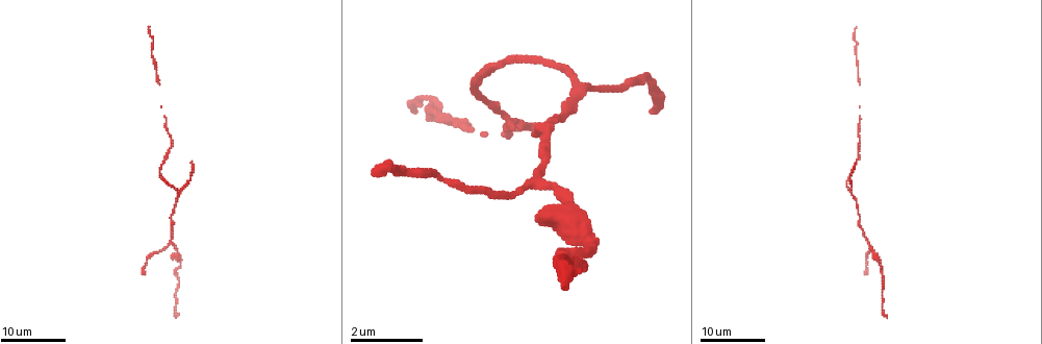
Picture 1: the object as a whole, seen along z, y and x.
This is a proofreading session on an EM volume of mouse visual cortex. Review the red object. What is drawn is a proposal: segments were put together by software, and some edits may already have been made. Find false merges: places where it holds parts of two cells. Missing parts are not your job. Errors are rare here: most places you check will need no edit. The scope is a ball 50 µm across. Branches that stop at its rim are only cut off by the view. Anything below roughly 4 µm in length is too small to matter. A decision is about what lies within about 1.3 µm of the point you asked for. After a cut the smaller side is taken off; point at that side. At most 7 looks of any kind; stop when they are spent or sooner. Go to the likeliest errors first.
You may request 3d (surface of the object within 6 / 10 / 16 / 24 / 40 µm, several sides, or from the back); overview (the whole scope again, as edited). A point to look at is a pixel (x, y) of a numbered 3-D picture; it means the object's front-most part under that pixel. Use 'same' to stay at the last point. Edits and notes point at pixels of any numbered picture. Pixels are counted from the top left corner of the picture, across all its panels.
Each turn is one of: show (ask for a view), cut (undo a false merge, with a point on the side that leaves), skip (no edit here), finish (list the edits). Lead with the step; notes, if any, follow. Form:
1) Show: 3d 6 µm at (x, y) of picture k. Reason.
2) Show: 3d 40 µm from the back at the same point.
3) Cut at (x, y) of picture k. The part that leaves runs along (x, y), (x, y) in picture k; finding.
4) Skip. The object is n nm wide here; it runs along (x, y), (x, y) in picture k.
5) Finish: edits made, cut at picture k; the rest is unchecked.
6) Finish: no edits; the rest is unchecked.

Show: 3d 16 µm at (587, 86) of picture 1.

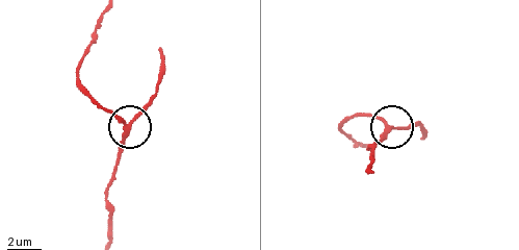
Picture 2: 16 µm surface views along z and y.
Show: 3d 6 µm at (389, 128) of picture 2.

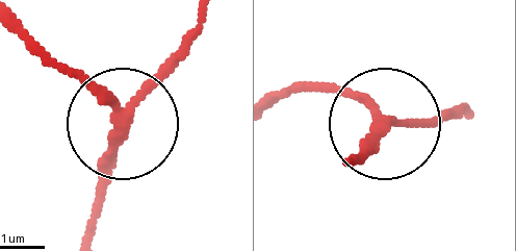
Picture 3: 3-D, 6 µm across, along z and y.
Cut at (155, 88) of picture 3. The side arm is 6 µm long; 3 arms meet here; a second cell is stuck on.

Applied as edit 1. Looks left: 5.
Show: 3d 24 µm at (539, 184) of picture 1. Three-way junction.

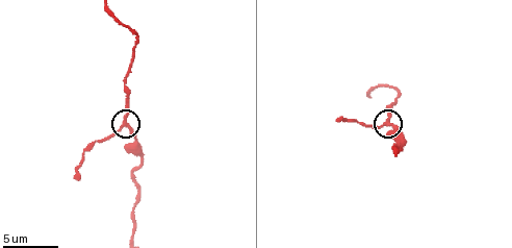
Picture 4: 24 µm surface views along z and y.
Show: 3d 6 µm at (387, 124) of picture 4.

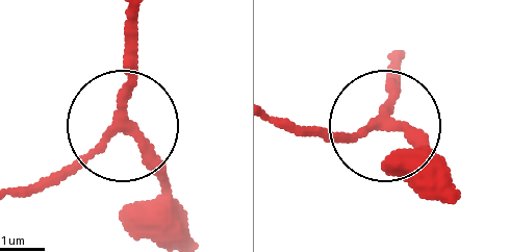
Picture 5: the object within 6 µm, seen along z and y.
Skip. It runs along (384, 67), (381, 123), (299, 137) in picture 5; all the same cell.

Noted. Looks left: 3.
Show: 3d 16 µm at (155, 70) of picture 1. A narrow waist.

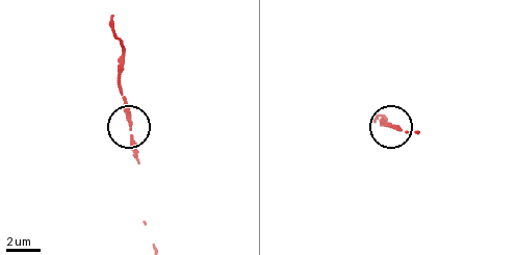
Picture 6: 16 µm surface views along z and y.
Show: 3d 6 µm at the same point.

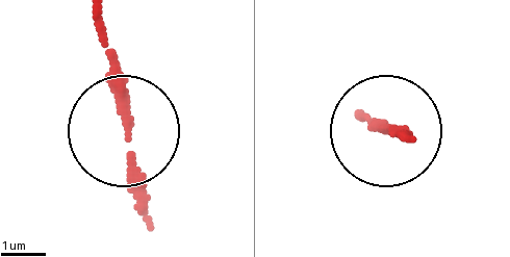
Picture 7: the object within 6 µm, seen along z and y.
Skip. One cell here.

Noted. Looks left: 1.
Finish: edits made, cut at picture 3; the rest is unchecked.

